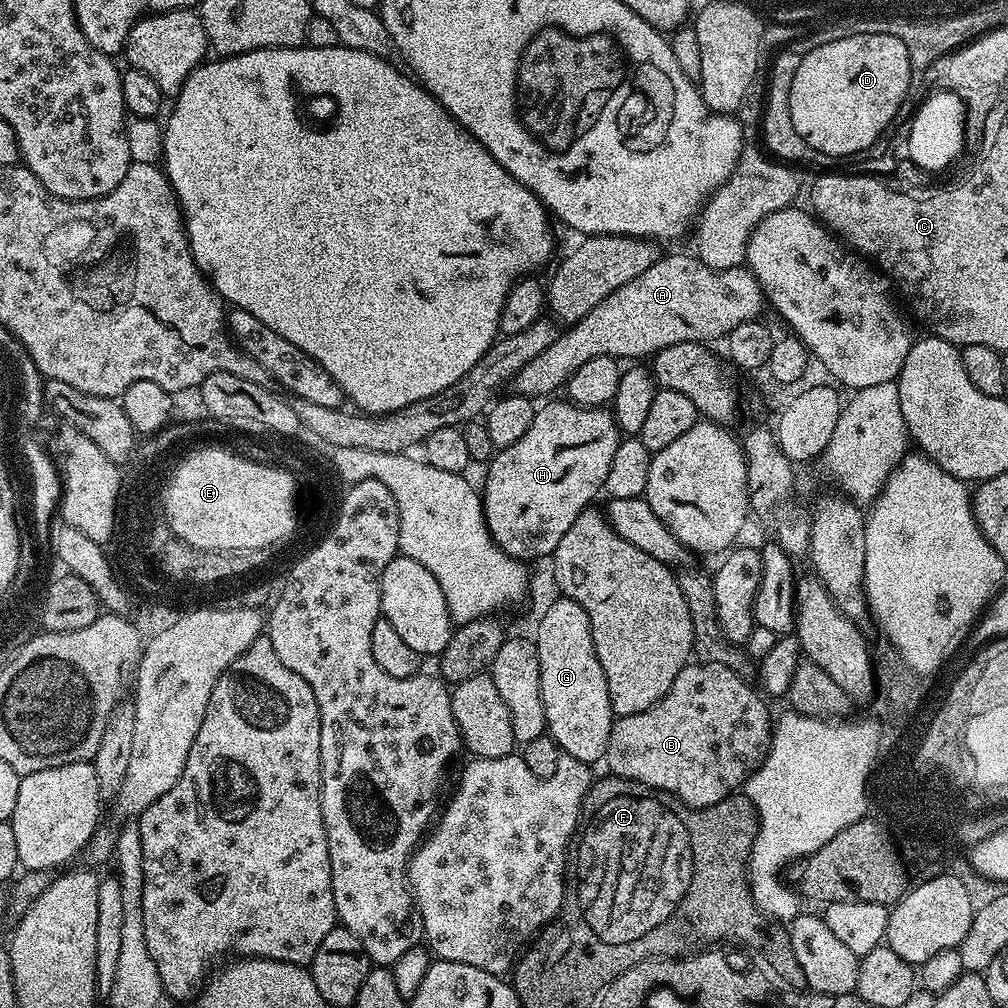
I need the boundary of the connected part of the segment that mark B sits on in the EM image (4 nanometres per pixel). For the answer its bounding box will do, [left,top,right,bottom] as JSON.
[604,662,774,808]

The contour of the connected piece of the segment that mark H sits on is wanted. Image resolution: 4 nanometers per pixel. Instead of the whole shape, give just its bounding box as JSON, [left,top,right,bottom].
[482,398,622,562]

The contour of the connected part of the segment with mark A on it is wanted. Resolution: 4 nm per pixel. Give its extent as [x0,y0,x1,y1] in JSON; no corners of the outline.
[515,254,766,397]

